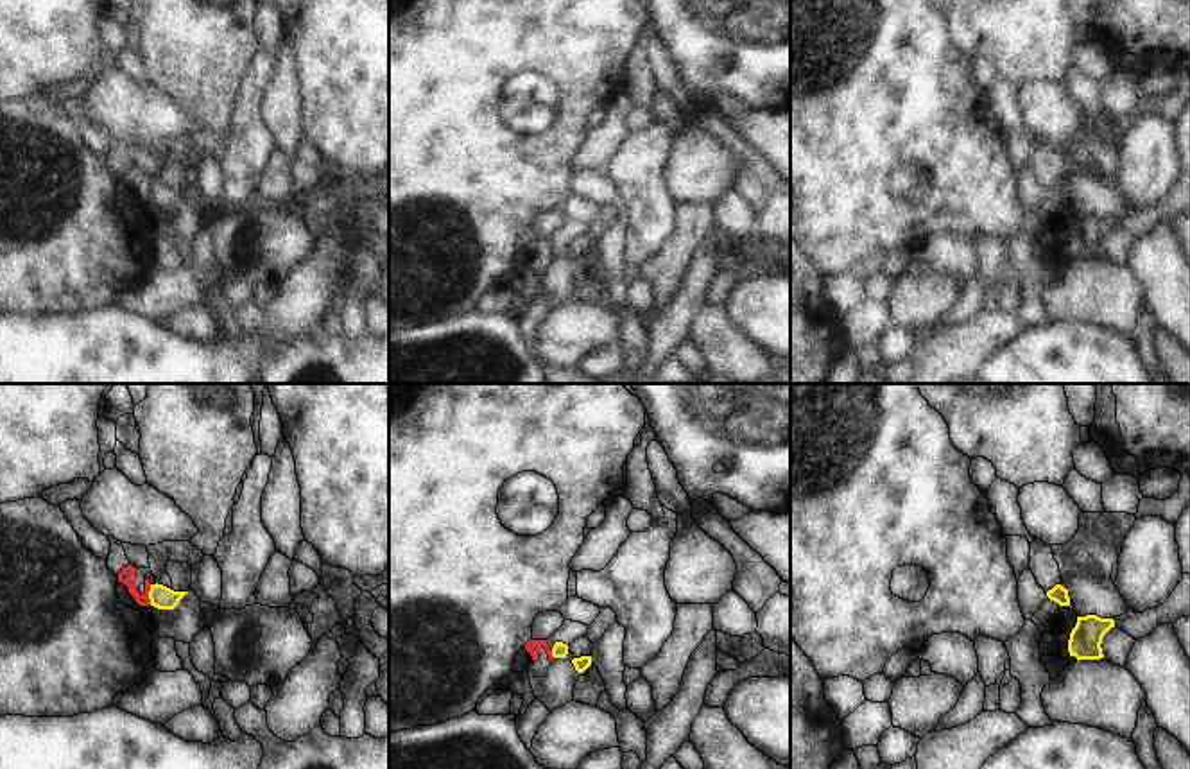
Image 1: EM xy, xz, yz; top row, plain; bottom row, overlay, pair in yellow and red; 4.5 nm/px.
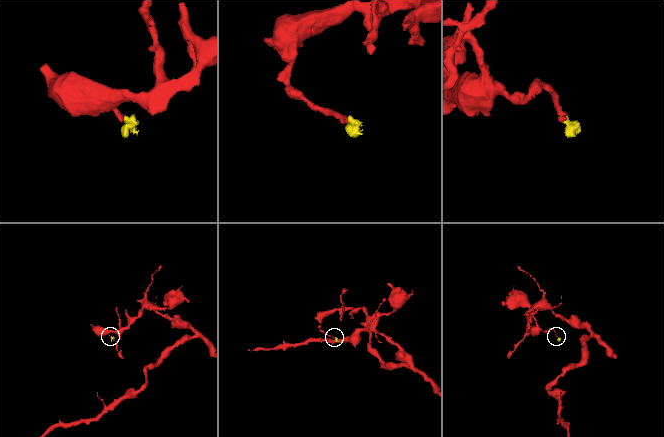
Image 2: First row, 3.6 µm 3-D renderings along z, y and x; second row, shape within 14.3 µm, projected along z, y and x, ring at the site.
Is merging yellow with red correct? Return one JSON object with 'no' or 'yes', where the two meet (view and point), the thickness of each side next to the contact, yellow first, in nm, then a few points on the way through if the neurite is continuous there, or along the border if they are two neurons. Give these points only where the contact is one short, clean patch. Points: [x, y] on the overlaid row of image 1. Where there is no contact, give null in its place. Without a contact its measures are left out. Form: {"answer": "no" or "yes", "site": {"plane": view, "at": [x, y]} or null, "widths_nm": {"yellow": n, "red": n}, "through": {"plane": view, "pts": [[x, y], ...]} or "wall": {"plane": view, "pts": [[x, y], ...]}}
{"answer": "no", "site": {"plane": "xy", "at": [149, 594]}, "widths_nm": {"yellow": 110, "red": 70}, "wall": {"plane": "xy", "pts": [[151, 585], [149, 603]]}}

